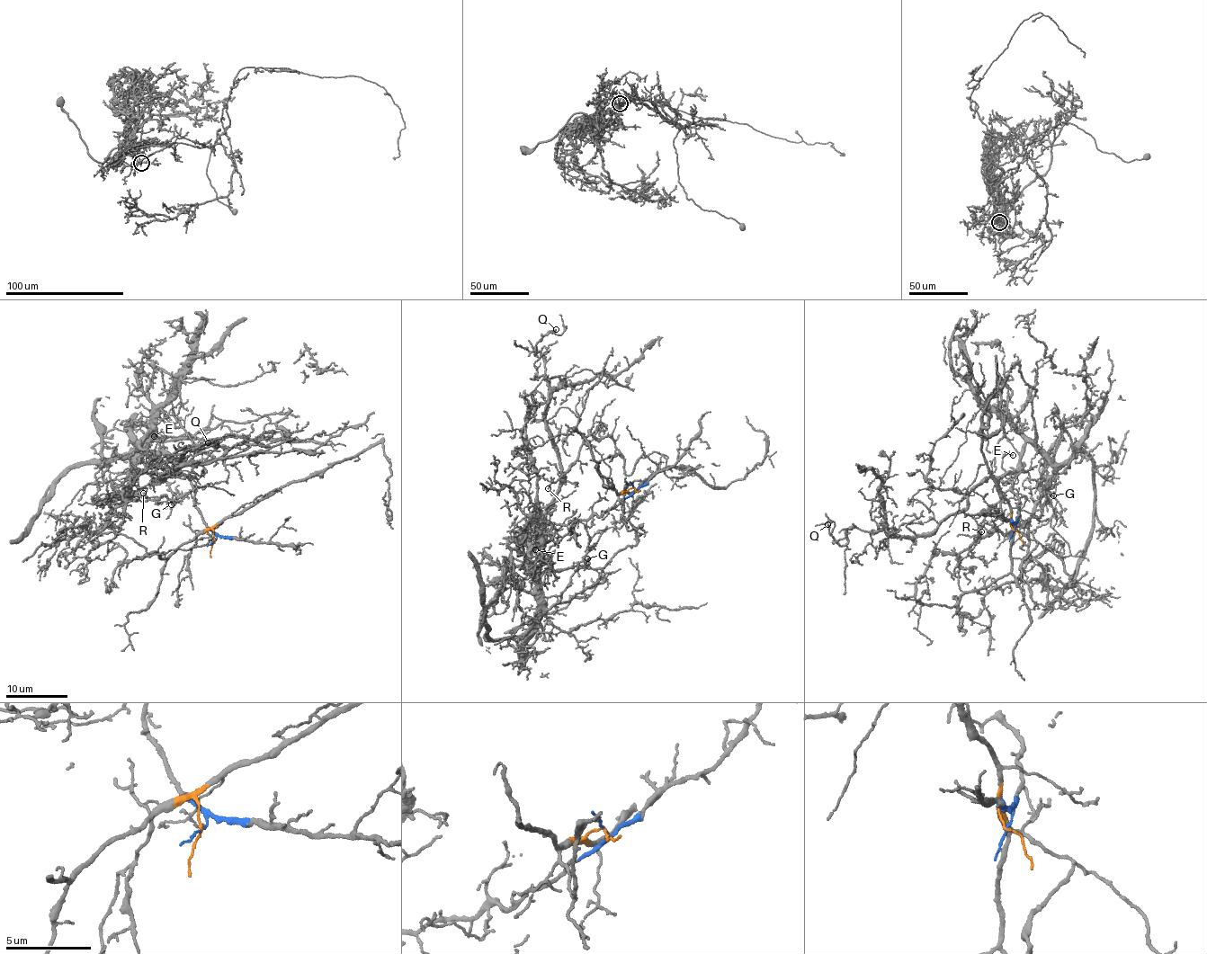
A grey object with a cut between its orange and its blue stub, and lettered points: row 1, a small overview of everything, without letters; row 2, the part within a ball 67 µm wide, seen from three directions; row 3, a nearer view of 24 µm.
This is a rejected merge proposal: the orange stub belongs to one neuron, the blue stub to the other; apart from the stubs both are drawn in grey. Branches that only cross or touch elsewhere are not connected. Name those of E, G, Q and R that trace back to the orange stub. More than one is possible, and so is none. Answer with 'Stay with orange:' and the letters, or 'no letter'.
Stay with orange: no letter

